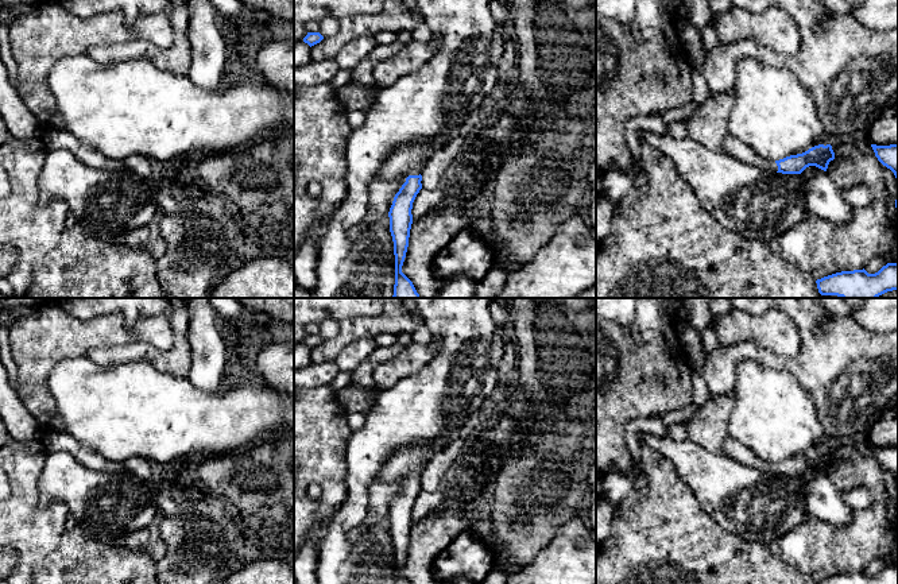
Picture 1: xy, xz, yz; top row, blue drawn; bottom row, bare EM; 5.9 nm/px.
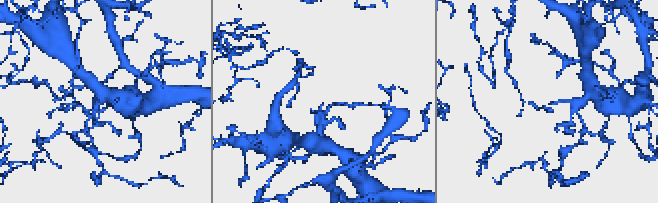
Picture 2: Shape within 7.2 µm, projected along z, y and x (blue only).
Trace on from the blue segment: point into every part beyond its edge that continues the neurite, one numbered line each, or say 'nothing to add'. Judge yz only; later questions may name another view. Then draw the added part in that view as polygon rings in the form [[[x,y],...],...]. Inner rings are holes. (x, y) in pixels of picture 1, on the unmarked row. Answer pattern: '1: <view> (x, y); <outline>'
1: yz (732, 448); [[[732,437],[725,438],[724,445],[723,445],[723,453],[725,453],[732,460],[746,467],[758,469],[763,473],[769,473],[769,475],[778,473],[778,468],[775,463],[766,461],[758,457],[750,448],[747,448],[744,444],[742,444],[740,441]]]

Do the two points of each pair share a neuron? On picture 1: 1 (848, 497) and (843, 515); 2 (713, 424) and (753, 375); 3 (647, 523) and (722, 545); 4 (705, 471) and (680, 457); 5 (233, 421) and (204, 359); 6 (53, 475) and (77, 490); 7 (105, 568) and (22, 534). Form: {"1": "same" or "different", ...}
{"1": "different", "2": "different", "3": "same", "4": "same", "5": "different", "6": "same", "7": "different"}

